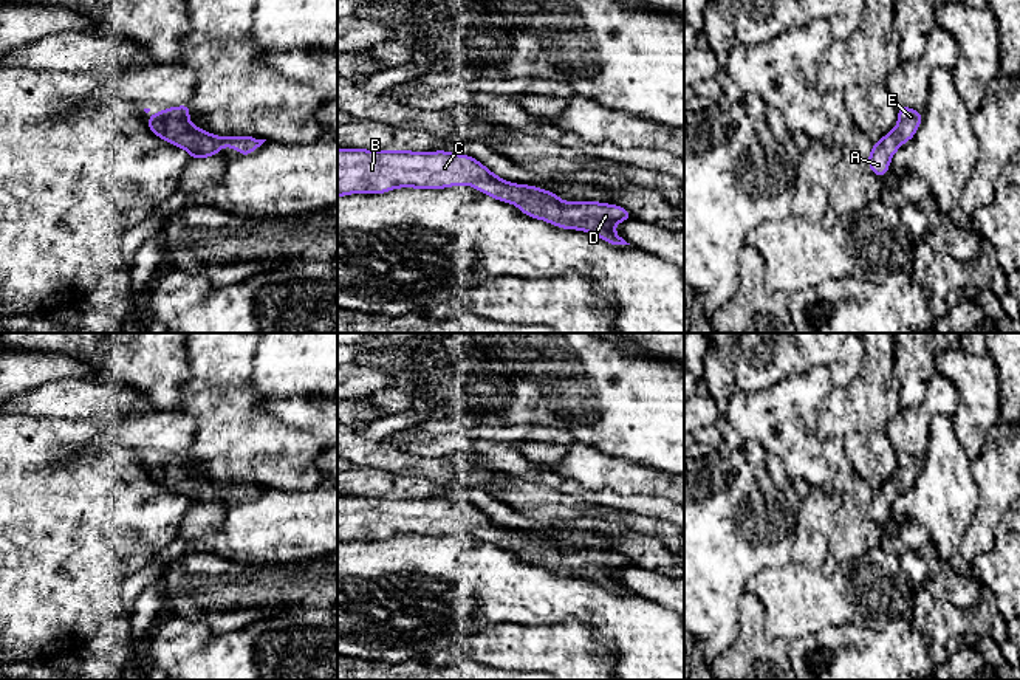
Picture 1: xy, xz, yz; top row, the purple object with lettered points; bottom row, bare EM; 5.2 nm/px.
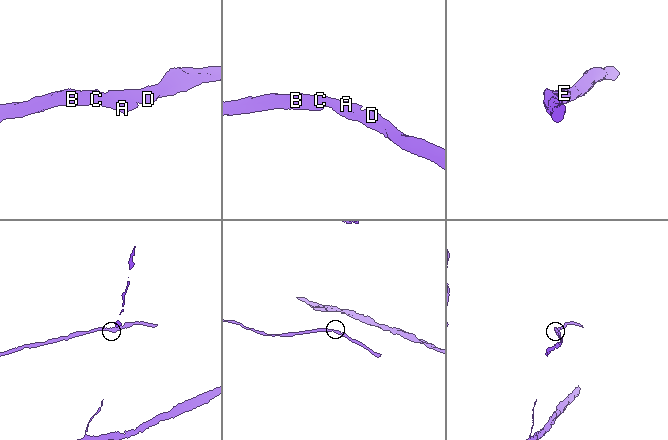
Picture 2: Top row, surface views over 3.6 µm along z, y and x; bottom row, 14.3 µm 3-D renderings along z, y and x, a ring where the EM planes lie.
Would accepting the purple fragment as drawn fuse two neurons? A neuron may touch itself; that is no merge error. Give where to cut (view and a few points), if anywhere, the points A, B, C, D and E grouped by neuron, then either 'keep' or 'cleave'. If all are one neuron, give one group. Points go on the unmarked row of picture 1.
no cut | A B C D E | keep

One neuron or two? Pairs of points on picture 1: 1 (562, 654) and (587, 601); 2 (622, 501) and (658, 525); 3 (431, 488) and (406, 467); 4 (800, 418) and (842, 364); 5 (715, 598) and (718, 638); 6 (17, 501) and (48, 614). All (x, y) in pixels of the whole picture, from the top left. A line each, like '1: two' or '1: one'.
1: two
2: two
3: two
4: two
5: one
6: one

